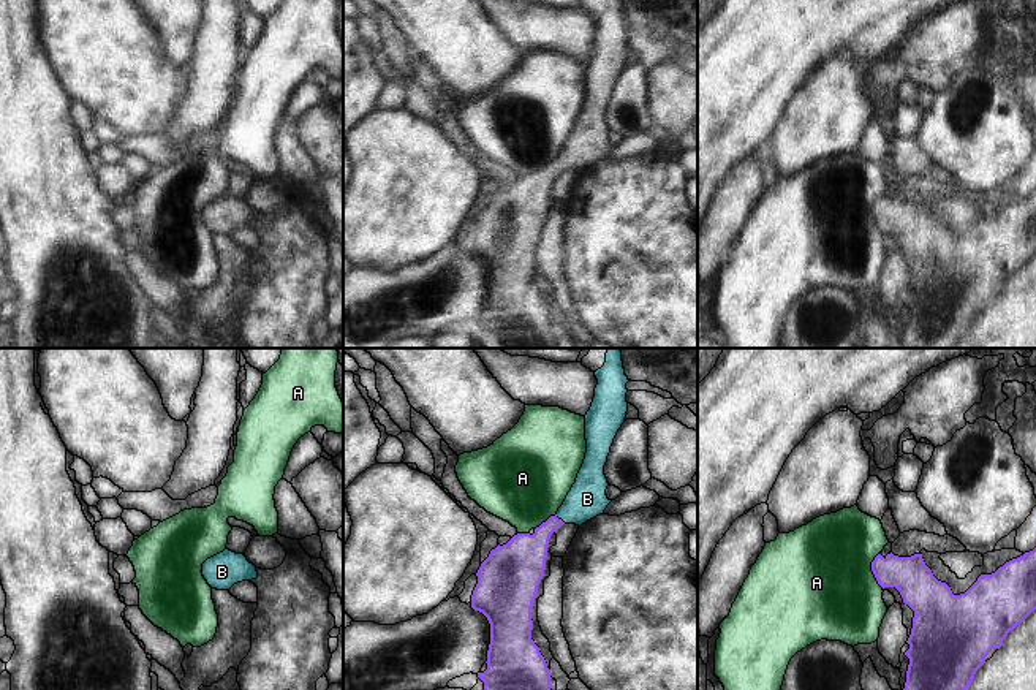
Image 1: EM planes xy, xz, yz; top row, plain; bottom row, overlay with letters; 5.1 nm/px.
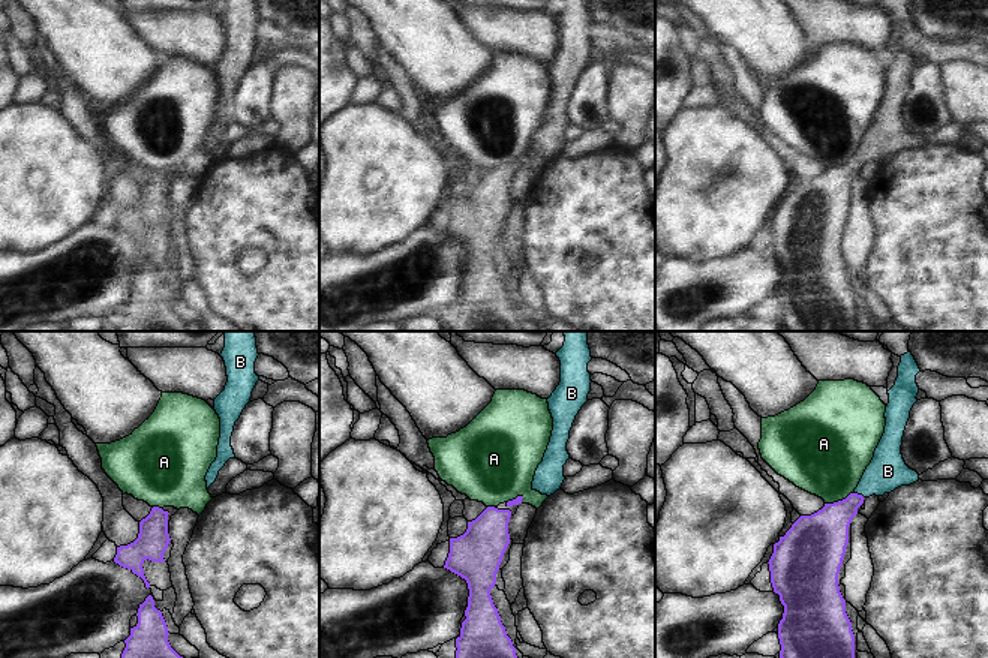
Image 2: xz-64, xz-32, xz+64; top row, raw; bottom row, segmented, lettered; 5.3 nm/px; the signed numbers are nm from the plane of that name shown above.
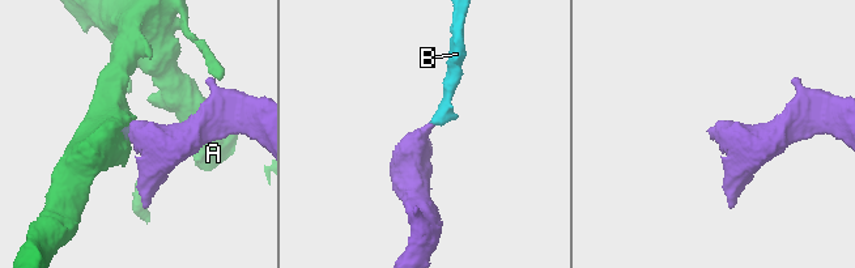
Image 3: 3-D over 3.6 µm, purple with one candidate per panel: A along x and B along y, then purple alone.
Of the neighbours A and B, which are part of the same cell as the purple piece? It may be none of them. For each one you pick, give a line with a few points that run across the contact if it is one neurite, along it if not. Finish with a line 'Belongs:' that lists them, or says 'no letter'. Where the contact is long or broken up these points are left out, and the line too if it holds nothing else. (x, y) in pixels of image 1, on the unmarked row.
B: line xz (525, 200), (560, 165), (587, 144)
Belongs: B

